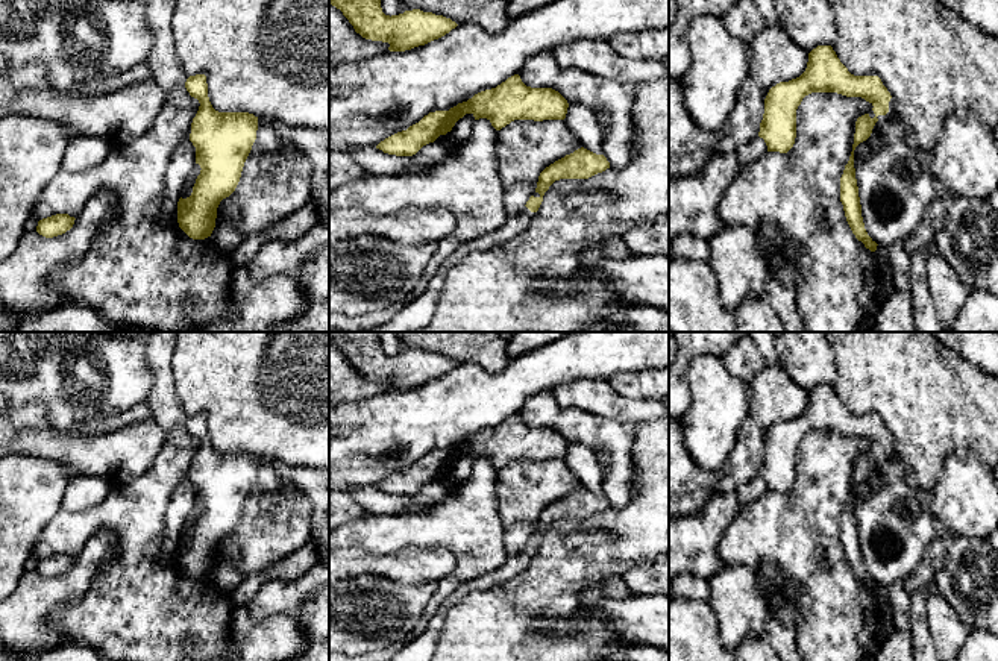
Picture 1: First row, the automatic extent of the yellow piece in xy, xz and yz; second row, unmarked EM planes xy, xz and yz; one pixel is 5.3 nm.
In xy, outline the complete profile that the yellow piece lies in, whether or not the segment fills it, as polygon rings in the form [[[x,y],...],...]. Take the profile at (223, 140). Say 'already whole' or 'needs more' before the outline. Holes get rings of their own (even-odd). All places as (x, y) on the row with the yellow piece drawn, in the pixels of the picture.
needs more; [[[147,0],[147,20],[155,41],[146,59],[152,79],[165,91],[184,85],[200,106],[191,123],[190,141],[196,147],[200,174],[193,193],[177,202],[179,227],[193,240],[211,237],[217,208],[241,177],[256,139],[258,117],[249,112],[218,112],[208,97],[205,74],[188,76],[176,56],[171,18],[176,0]]]

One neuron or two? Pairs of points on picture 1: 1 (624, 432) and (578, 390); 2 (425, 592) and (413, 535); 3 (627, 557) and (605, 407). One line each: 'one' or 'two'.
1: two
2: two
3: two

